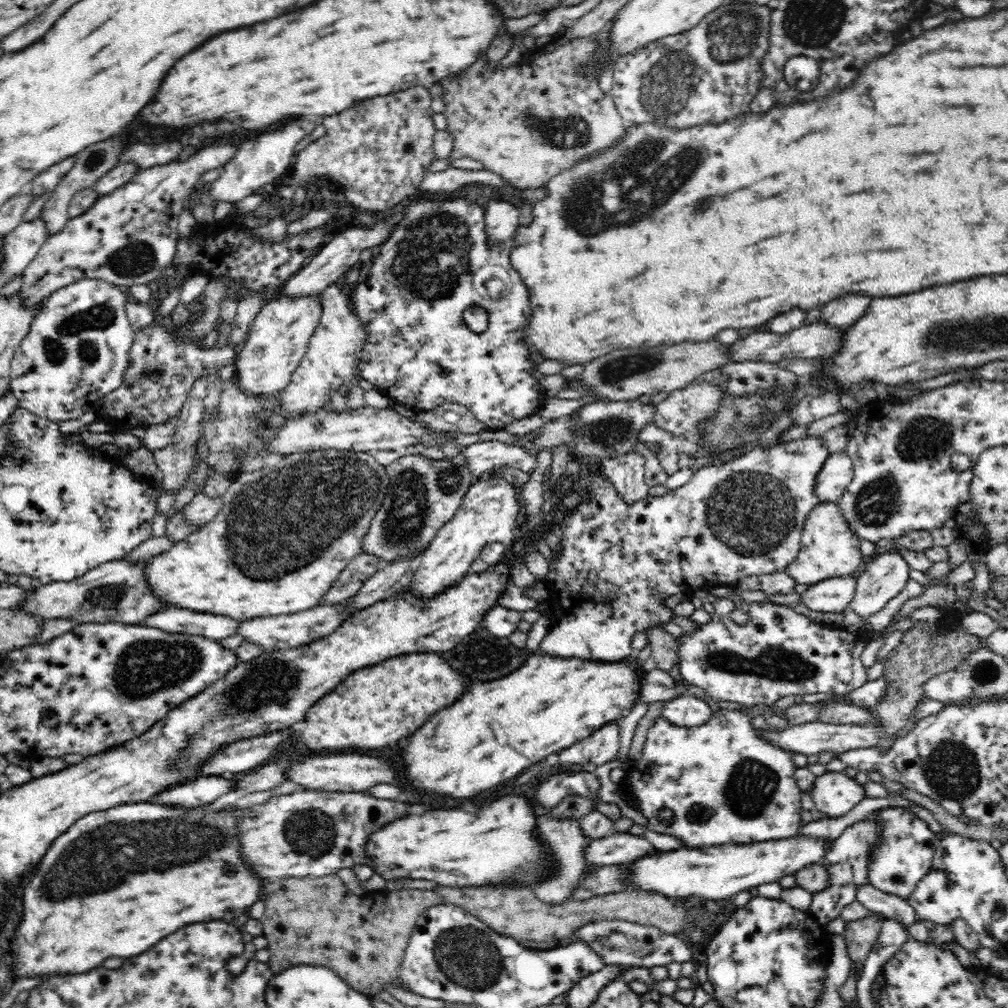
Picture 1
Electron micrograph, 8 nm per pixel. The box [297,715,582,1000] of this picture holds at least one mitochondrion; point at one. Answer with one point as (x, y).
(464, 954)

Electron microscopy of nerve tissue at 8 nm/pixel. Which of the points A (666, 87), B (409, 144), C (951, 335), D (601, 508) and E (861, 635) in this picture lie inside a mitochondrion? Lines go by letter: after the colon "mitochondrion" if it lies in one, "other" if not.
A: mitochondrion
B: mitochondrion
C: mitochondrion
D: other
E: other

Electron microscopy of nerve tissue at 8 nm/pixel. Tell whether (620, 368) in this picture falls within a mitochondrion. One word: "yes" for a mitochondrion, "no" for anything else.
yes

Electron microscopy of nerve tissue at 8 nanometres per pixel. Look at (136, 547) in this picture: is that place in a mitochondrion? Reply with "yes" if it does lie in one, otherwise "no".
no

